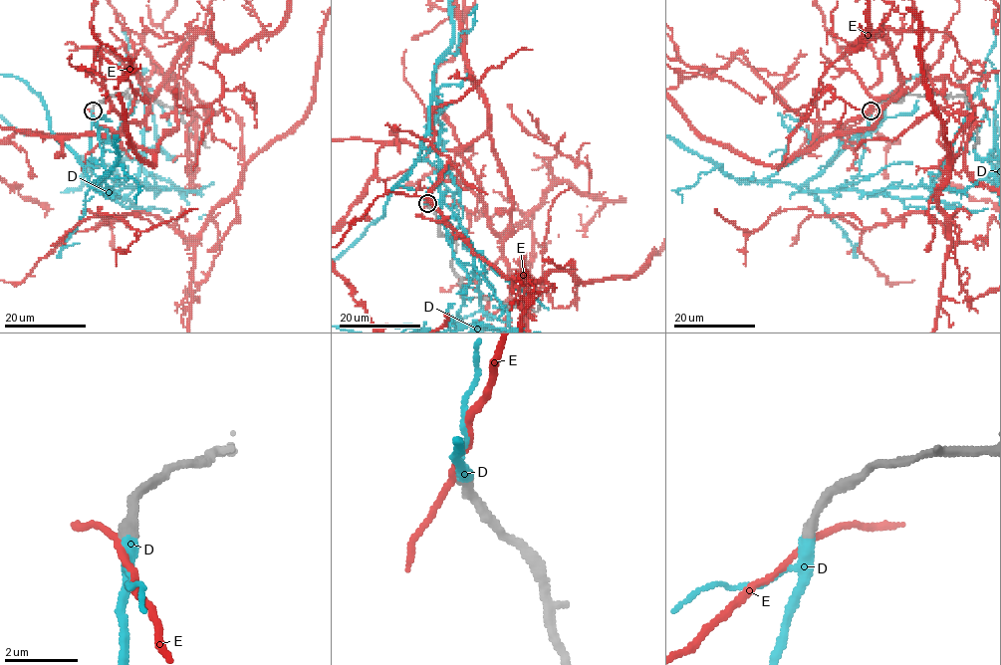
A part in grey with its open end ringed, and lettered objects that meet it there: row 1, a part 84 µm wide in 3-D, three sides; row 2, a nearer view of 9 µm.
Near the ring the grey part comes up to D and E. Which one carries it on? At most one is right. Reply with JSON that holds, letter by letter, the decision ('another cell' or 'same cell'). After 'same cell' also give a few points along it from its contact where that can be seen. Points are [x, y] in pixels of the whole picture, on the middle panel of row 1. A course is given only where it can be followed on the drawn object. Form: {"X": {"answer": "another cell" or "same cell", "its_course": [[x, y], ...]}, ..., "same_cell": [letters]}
{"D": {"answer": "same cell"}, "E": {"answer": "another cell"}, "same_cell": ["D"]}

